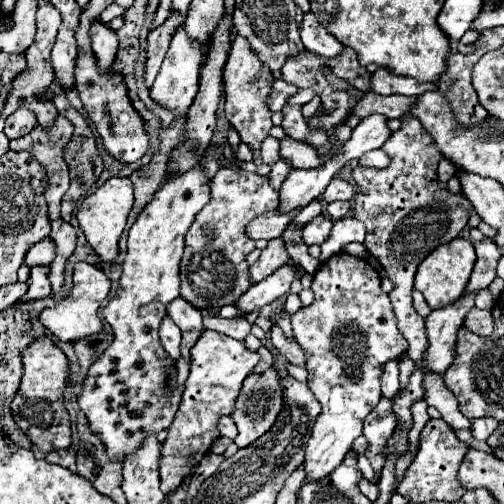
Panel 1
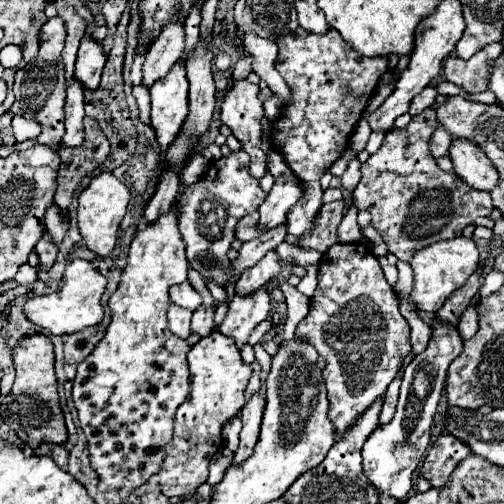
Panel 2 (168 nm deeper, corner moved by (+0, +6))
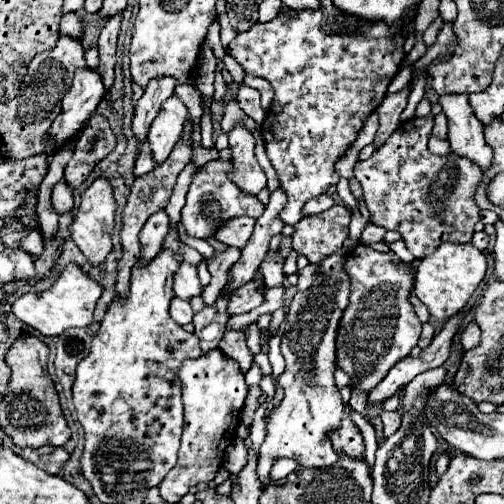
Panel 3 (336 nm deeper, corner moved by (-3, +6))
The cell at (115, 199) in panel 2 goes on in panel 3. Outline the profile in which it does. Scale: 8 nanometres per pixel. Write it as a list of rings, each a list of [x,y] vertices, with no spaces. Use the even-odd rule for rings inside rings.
[[[97,178],[83,194],[81,194],[81,206],[77,212],[77,218],[71,224],[71,238],[73,242],[79,246],[79,250],[87,256],[87,260],[97,266],[99,262],[103,262],[107,258],[107,254],[111,252],[111,236],[113,236],[113,228],[115,228],[115,210],[117,210],[117,202],[115,202],[115,194],[111,188],[111,182],[107,178]]]

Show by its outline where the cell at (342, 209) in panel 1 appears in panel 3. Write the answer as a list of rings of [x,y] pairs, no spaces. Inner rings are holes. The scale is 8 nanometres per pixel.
[[[335,204],[323,214],[305,216],[293,234],[293,248],[309,258],[309,262],[321,262],[323,256],[343,248],[343,242],[349,236],[351,212]]]

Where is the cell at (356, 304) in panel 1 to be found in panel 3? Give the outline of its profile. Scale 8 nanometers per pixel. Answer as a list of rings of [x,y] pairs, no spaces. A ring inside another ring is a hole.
[[[357,244],[347,256],[345,256],[345,272],[351,282],[351,296],[349,296],[349,308],[343,312],[339,328],[337,328],[337,366],[349,374],[351,384],[349,390],[361,388],[363,392],[371,392],[383,376],[403,358],[409,356],[411,348],[417,346],[421,336],[421,322],[413,312],[413,306],[409,302],[409,292],[413,288],[413,266],[395,266],[387,254],[381,254],[373,250],[371,246]]]

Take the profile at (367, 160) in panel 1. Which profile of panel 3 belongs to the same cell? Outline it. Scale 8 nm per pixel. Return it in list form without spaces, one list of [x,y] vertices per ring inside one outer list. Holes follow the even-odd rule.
[[[403,88],[401,92],[395,92],[395,94],[387,94],[385,100],[381,102],[381,106],[377,108],[377,114],[379,114],[379,130],[375,134],[375,140],[373,140],[373,146],[379,148],[381,144],[385,144],[385,140],[397,130],[397,126],[401,124],[399,116],[401,112],[405,110],[405,104],[407,104],[407,88]]]

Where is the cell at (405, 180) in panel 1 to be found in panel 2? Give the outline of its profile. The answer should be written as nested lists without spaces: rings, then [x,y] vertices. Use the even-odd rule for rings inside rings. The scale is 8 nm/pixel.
[[[426,108],[422,114],[414,116],[406,128],[388,130],[380,150],[362,164],[362,178],[354,190],[354,204],[358,210],[372,214],[372,226],[386,242],[388,252],[406,262],[424,246],[462,236],[468,224],[492,212],[488,192],[474,190],[454,172],[442,172],[438,168],[428,150],[436,124],[436,110]]]

